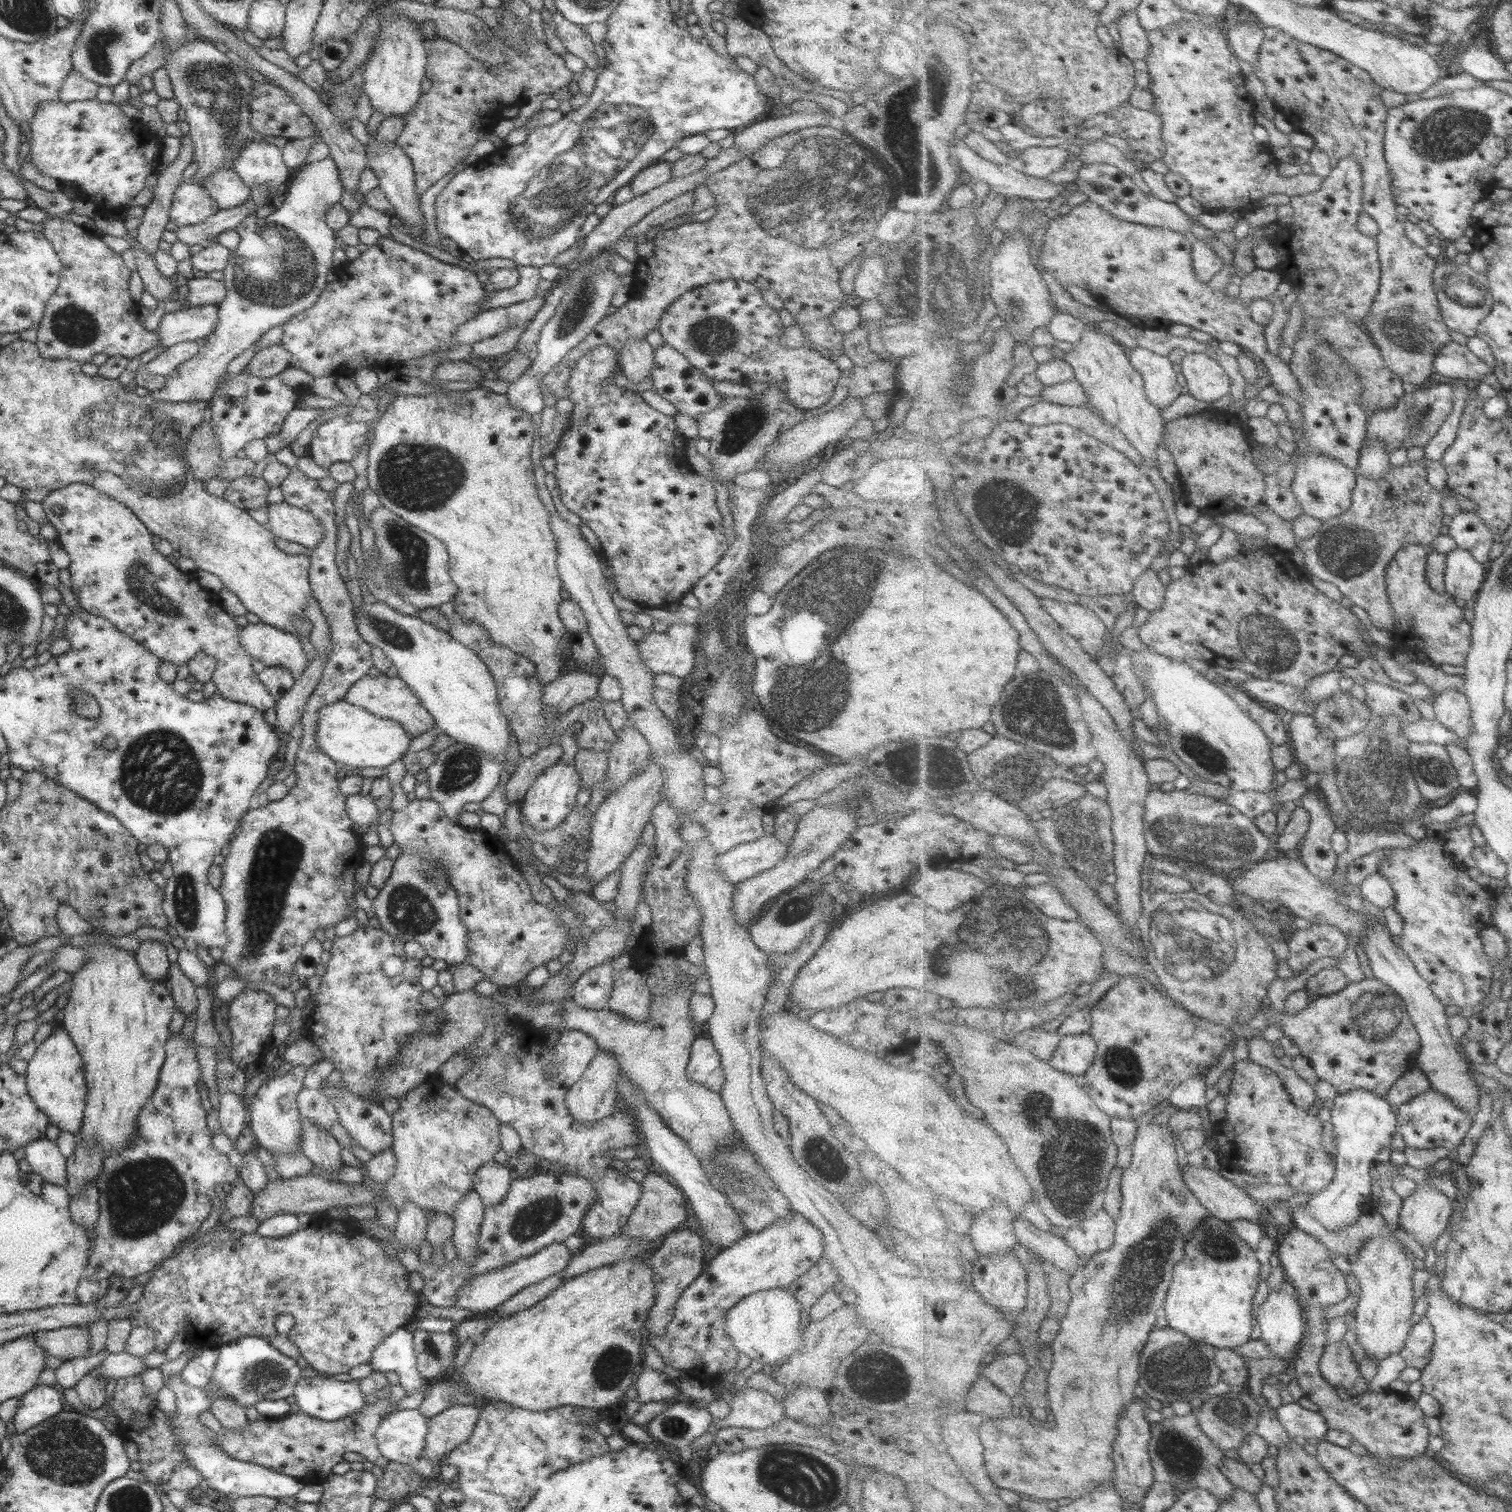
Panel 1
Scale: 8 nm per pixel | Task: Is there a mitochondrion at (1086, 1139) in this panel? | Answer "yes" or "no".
yes

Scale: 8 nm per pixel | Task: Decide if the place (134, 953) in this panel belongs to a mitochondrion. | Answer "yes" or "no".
no

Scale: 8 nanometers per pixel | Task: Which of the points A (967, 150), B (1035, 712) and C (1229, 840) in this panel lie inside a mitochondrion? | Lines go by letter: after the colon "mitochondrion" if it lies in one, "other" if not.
A: other
B: mitochondrion
C: mitochondrion

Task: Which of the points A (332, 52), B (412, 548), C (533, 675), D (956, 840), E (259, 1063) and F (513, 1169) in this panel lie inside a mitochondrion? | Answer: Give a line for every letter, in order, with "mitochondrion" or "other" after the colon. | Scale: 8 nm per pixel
A: other
B: mitochondrion
C: other
D: other
E: other
F: other

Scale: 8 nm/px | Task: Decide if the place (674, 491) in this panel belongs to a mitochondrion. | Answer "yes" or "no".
no

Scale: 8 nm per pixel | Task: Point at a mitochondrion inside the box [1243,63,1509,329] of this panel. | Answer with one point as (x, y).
(1450, 133)

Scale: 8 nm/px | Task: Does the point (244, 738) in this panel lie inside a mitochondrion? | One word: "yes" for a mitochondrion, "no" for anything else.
no

